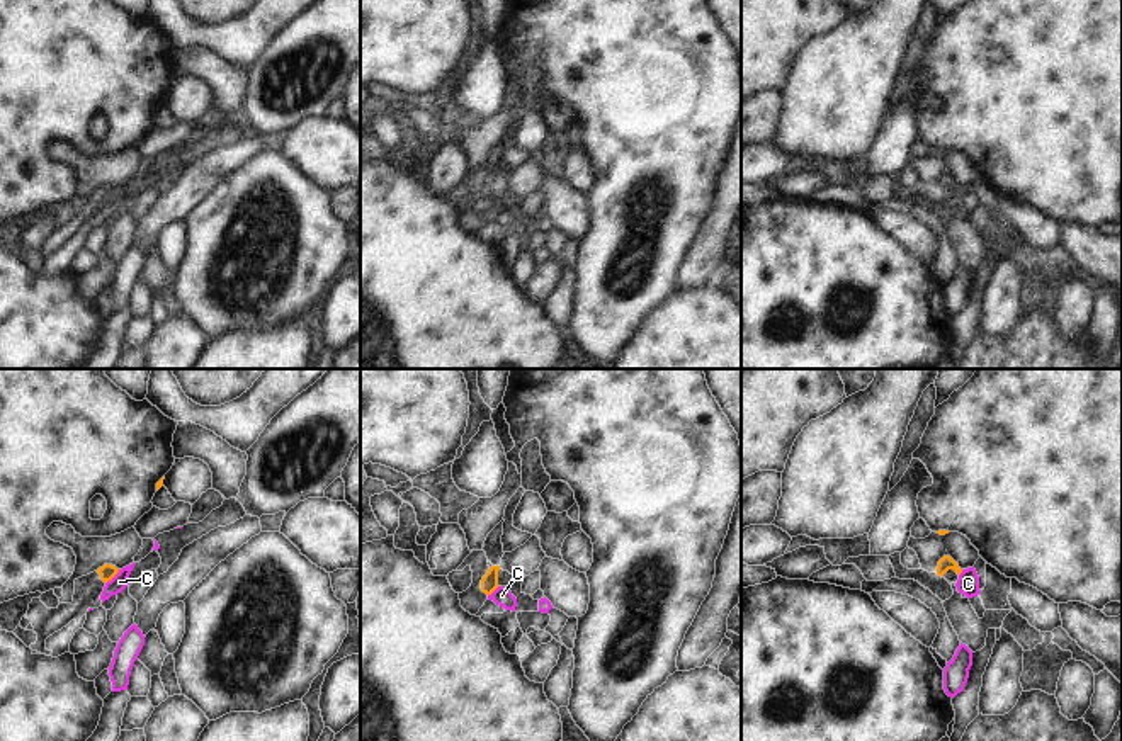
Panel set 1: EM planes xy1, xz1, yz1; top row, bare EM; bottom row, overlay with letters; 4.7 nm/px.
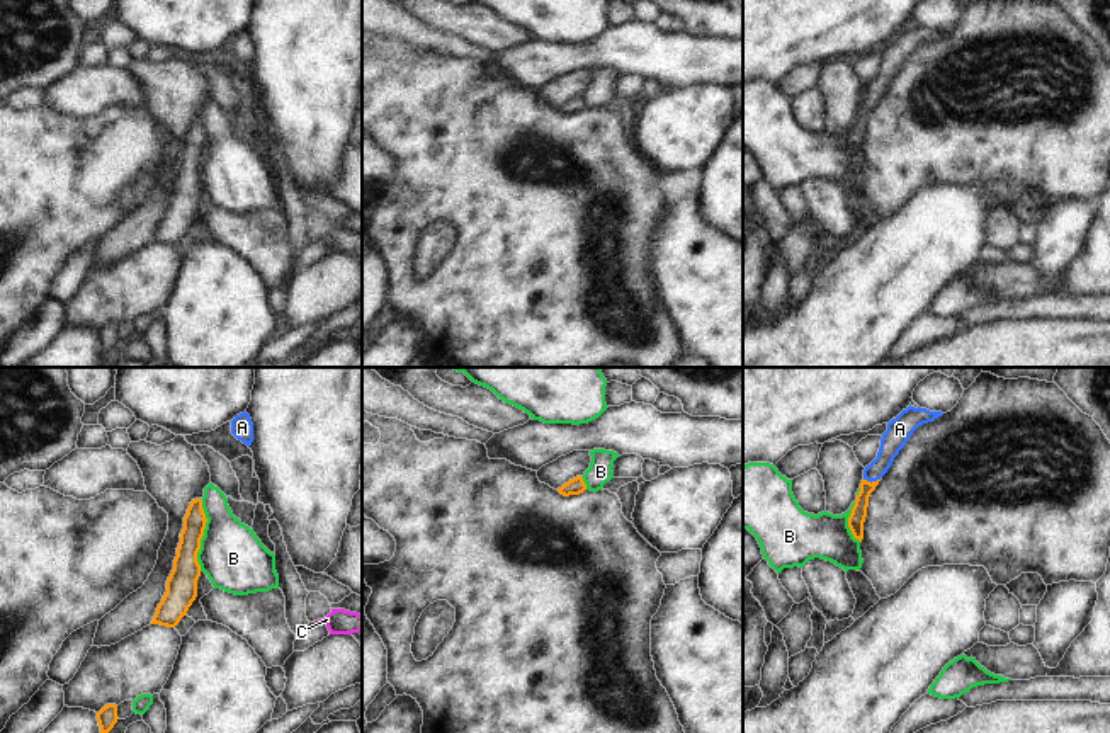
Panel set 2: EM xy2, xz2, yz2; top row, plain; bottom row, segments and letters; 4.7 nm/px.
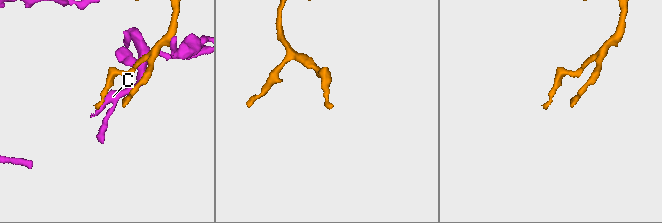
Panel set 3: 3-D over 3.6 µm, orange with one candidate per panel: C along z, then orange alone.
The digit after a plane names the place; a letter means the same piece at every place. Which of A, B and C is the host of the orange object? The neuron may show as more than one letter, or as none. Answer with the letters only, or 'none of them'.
A

